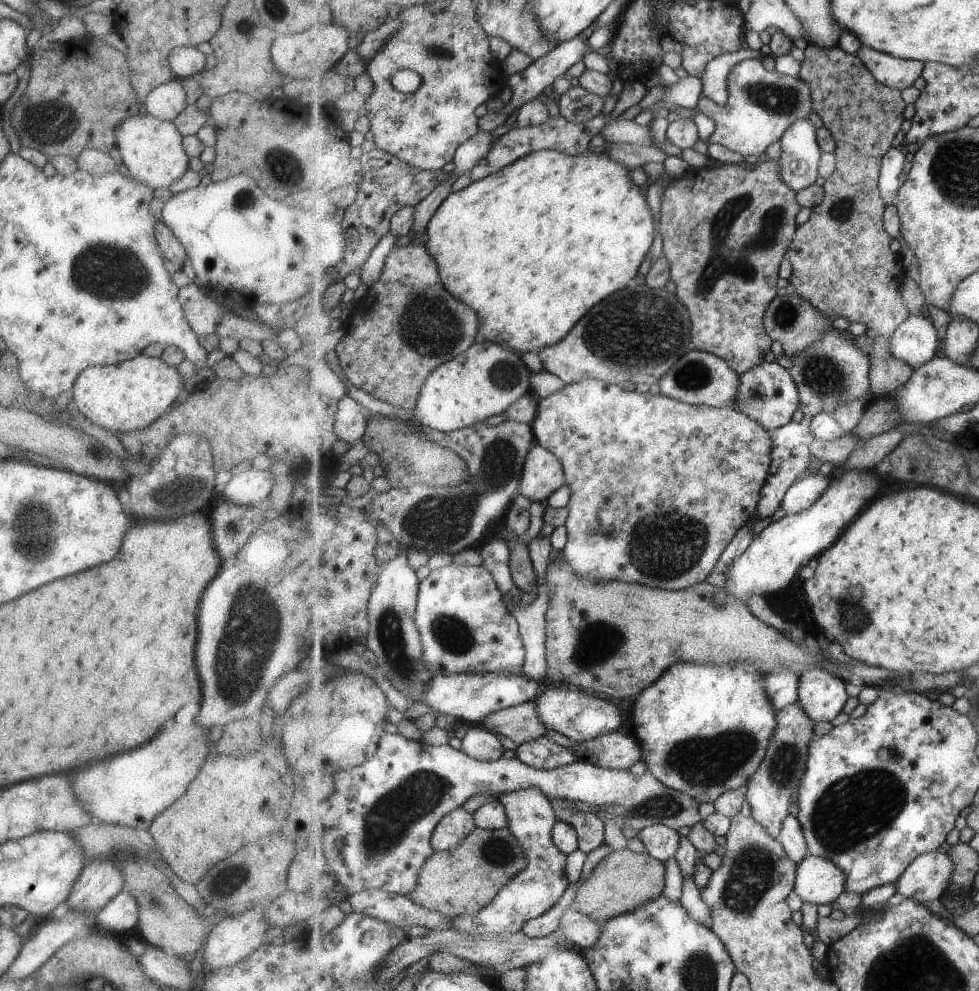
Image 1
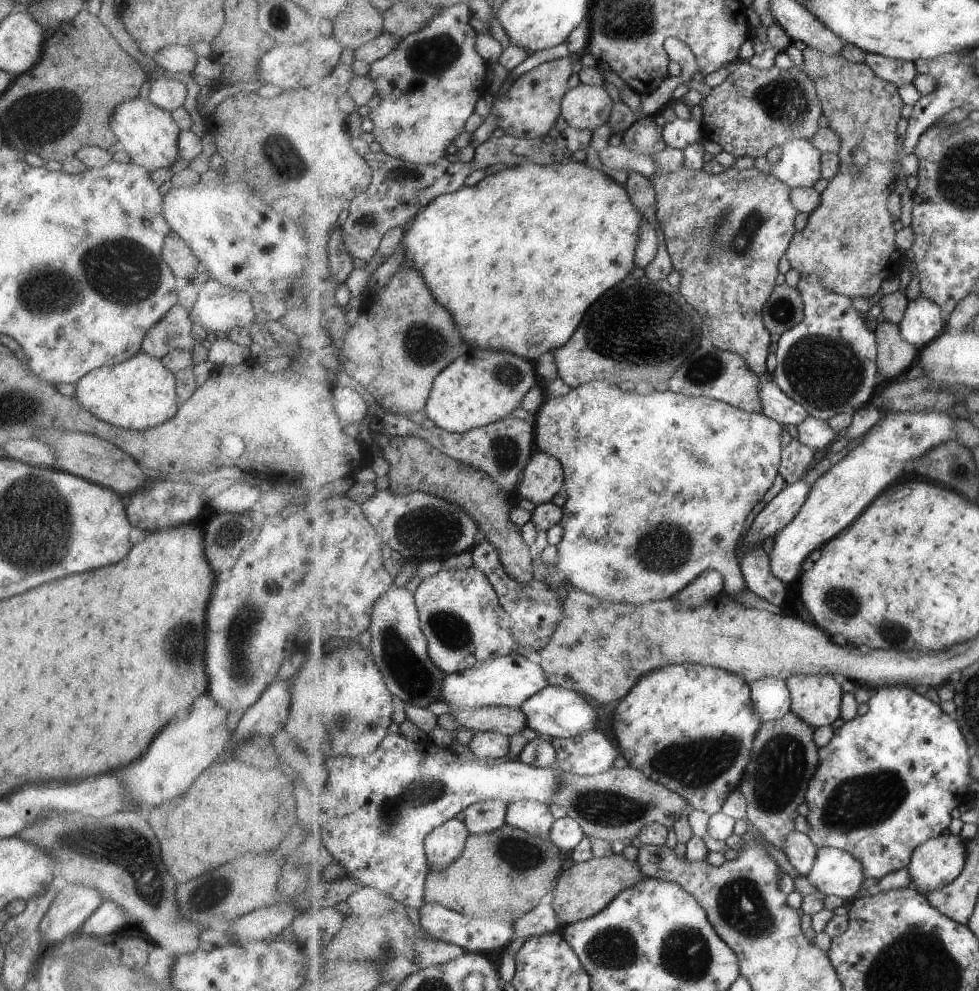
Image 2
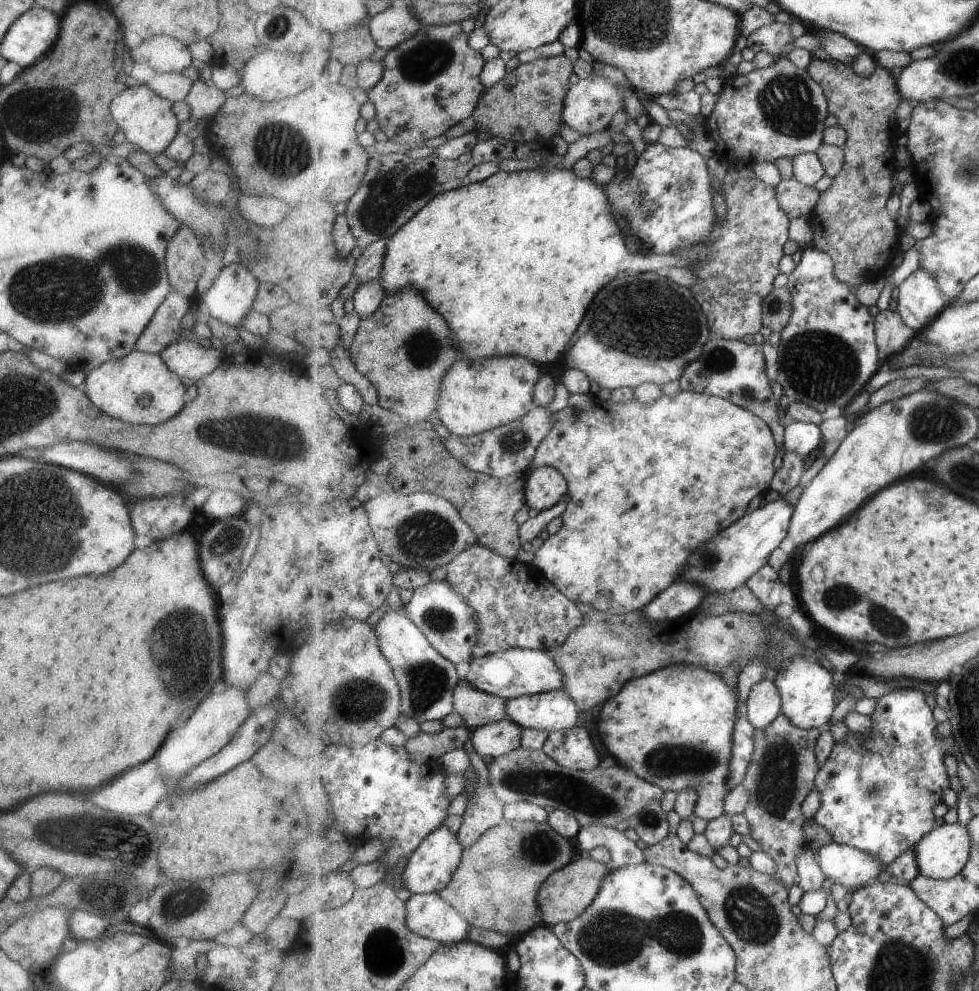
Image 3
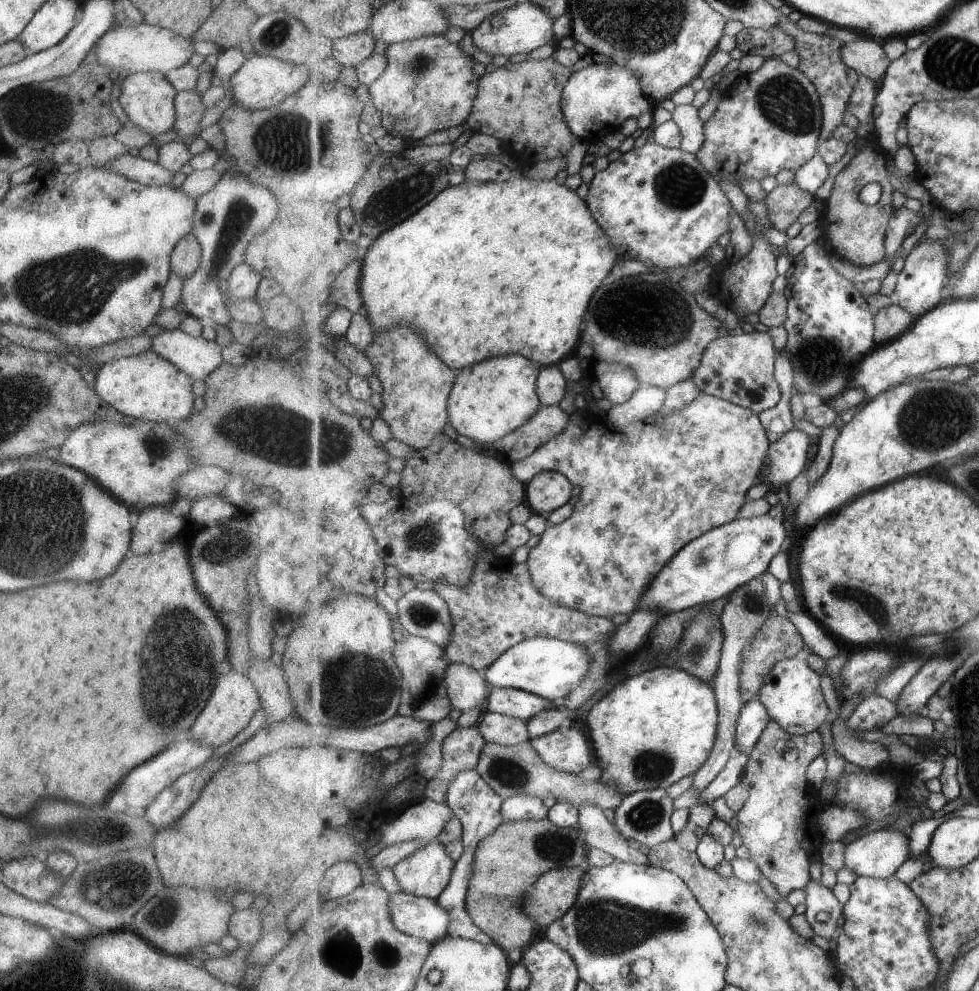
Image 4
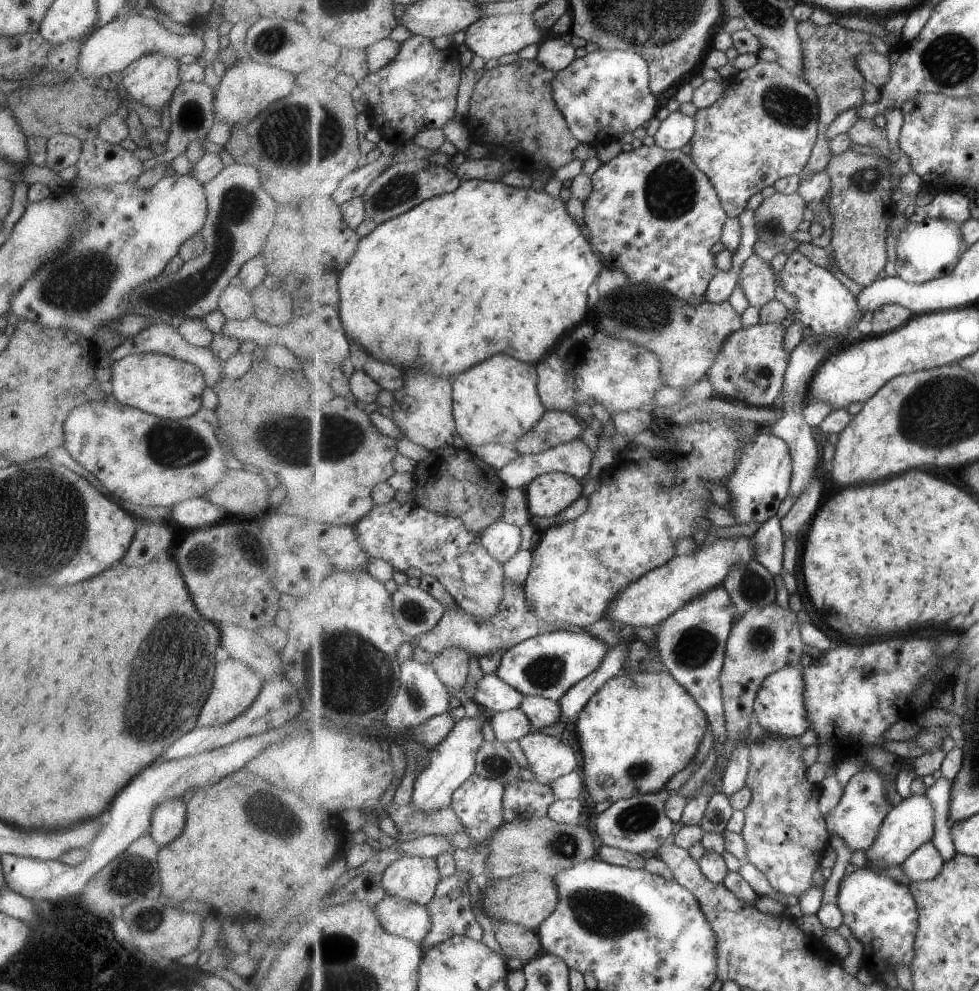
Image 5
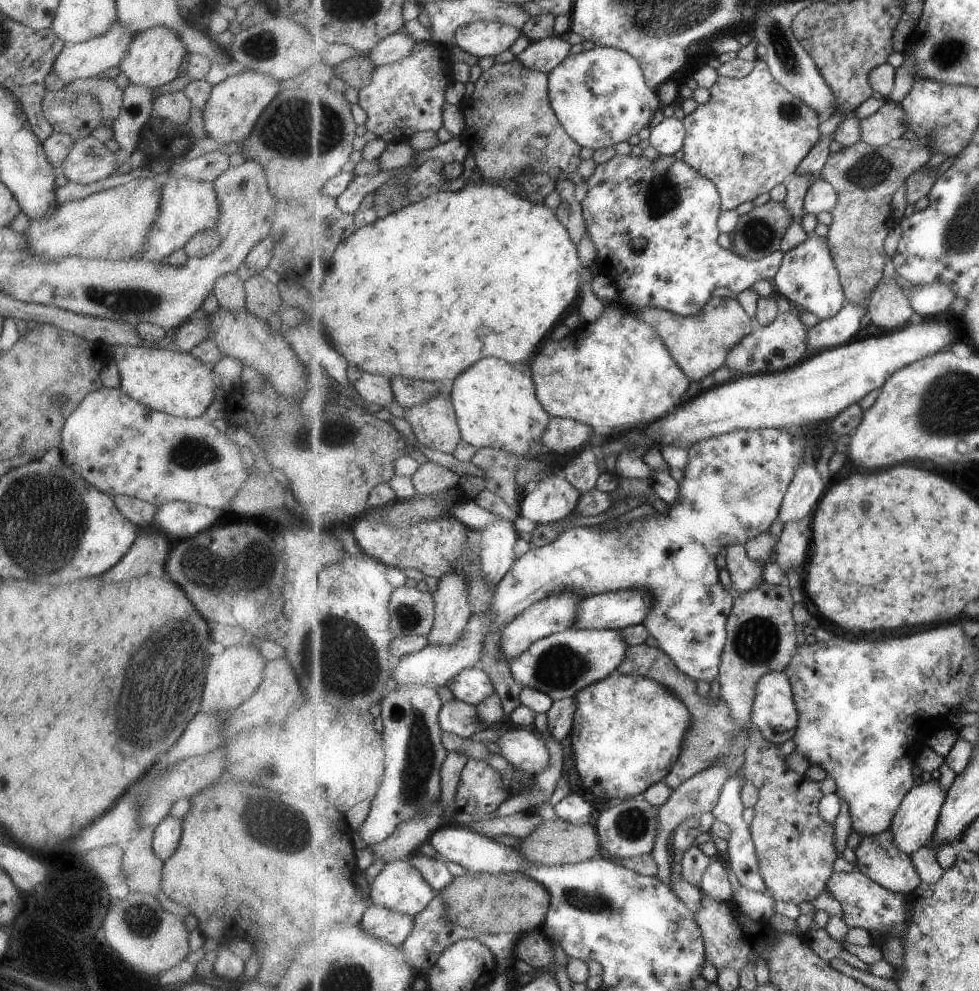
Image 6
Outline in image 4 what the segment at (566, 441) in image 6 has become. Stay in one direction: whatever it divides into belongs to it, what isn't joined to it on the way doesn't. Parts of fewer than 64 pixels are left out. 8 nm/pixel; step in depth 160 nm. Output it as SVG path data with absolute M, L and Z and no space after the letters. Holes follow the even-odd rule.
M542 405L539 412L533 418L530 418L523 426L515 429L513 432L506 434L503 438L492 443L478 442L476 451L484 455L491 455L498 458L501 462L512 465L521 459L530 457L540 446L549 442L552 438L562 434L562 432L570 425L569 415L565 410L559 408L558 405Z

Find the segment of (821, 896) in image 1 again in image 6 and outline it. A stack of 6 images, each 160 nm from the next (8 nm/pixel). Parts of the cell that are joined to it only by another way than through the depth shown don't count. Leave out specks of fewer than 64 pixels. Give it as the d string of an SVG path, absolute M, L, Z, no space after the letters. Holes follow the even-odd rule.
M938 779L928 782L918 781L916 787L903 799L898 813L895 814L892 830L895 832L897 846L904 852L913 854L916 850L935 843L935 833L940 821L943 805L948 791Z

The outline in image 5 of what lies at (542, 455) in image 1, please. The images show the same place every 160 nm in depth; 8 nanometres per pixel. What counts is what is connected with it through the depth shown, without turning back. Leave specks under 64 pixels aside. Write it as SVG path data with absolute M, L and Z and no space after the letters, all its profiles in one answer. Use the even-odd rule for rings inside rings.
M550 472L539 475L526 488L532 516L557 516L583 494L583 483L567 473Z

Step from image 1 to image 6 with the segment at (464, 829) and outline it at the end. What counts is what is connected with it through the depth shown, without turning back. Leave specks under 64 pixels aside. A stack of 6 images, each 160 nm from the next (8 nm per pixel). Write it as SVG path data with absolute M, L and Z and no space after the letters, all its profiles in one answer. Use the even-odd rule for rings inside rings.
M408 859L385 864L370 886L370 901L404 915L417 916L436 897L437 892Z

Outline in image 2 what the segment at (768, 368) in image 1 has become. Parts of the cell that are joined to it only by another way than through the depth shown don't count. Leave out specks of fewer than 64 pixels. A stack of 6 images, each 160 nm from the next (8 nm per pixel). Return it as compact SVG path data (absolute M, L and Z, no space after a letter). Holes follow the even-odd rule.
M767 372L767 374L761 376L760 395L764 406L763 414L784 426L788 424L799 426L810 416L807 407L795 402L794 398L781 390L773 373Z

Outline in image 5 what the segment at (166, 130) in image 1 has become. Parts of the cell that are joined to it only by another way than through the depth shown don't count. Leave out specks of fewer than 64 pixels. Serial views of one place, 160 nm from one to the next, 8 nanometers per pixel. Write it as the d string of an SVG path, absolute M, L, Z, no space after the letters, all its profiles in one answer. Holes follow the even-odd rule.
M158 52L144 54L136 58L122 70L122 79L119 87L126 95L133 97L137 102L156 111L161 111L163 105L172 97L173 89L181 82L178 75L180 64L177 59Z

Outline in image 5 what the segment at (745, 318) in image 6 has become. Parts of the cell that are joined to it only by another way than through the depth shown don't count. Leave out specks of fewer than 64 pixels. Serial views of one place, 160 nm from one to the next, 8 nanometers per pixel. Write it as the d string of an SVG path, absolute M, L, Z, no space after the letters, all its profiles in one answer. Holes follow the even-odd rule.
M626 282L623 286L609 292L606 297L599 299L590 309L595 316L597 328L607 331L615 338L627 339L655 351L662 360L662 375L666 386L680 389L706 378L730 334L743 329L741 315L737 314L737 310L731 306L728 299L720 303L705 300L701 304L691 306L668 290L651 283L636 285Z

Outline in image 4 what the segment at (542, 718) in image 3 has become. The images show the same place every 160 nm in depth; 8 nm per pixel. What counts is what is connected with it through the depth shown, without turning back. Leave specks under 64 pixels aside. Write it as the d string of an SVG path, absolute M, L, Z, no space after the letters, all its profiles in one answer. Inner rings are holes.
M495 687L489 695L486 708L491 713L511 715L528 722L541 711L559 707L559 704L562 703L554 702L526 690Z

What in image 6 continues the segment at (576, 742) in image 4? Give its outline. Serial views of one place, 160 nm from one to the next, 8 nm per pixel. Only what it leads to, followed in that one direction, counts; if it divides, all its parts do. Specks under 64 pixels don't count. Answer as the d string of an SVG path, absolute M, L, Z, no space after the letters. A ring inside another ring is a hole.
M514 728L506 731L496 744L503 755L525 774L541 774L549 766L551 754L543 738L534 729Z

